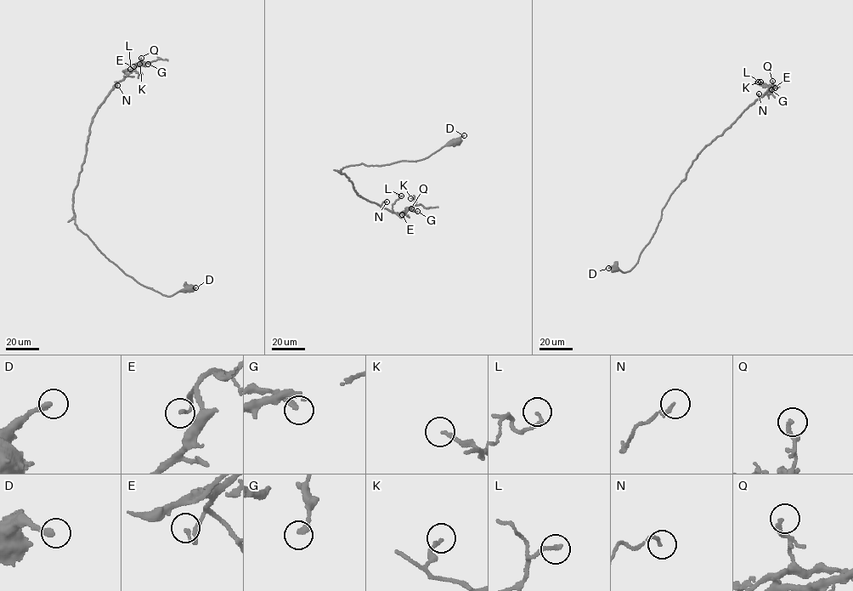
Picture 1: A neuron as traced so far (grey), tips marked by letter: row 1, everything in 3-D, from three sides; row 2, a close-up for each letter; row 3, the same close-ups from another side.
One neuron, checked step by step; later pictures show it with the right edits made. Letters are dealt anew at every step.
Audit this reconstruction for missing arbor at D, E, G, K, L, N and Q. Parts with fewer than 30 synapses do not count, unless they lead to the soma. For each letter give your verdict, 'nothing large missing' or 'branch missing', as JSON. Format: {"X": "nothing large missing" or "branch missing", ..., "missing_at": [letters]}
{"D": "nothing large missing", "E": "nothing large missing", "G": "nothing large missing", "K": "nothing large missing", "L": "nothing large missing", "N": "nothing large missing", "Q": "nothing large missing", "missing_at": []}

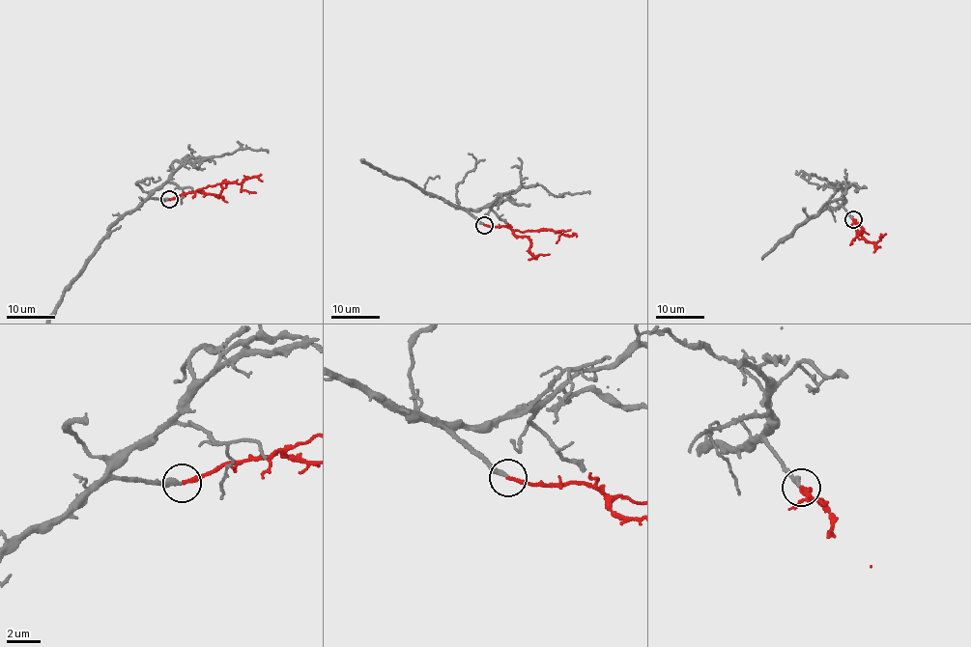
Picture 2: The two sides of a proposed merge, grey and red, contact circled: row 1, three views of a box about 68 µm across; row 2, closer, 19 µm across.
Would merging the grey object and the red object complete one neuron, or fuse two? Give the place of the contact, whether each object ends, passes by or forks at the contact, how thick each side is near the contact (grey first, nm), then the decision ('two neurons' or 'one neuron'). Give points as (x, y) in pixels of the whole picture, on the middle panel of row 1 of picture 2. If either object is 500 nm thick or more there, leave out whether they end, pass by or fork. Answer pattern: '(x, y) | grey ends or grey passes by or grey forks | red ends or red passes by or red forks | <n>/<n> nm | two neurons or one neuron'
(484, 225) | grey ends | red ends | 300/240 nm | one neuron

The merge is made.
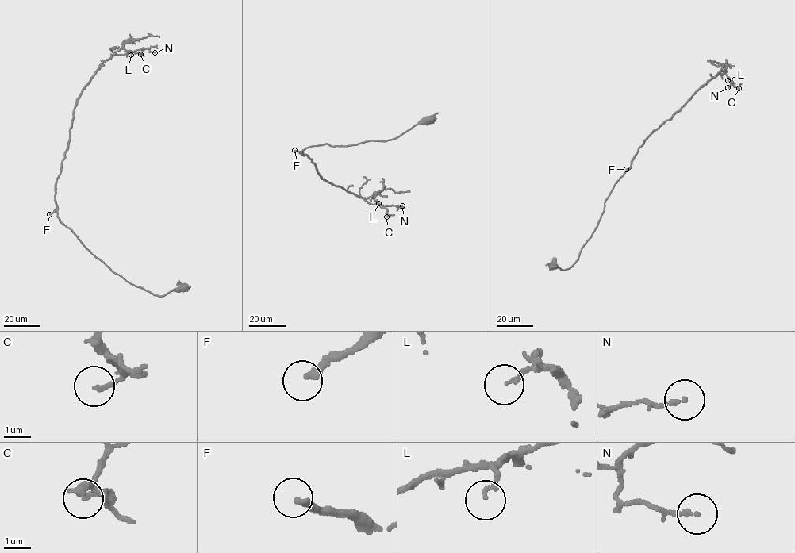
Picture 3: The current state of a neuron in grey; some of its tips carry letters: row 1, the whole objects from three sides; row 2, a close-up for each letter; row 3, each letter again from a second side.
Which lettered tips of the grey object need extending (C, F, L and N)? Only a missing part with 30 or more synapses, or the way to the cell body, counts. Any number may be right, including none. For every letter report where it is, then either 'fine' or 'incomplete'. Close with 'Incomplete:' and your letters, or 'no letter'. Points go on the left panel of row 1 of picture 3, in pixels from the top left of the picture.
C: (140, 54) | fine
F: (49, 214) | incomplete
L: (131, 55) | fine
N: (155, 52) | fine
Incomplete: F

